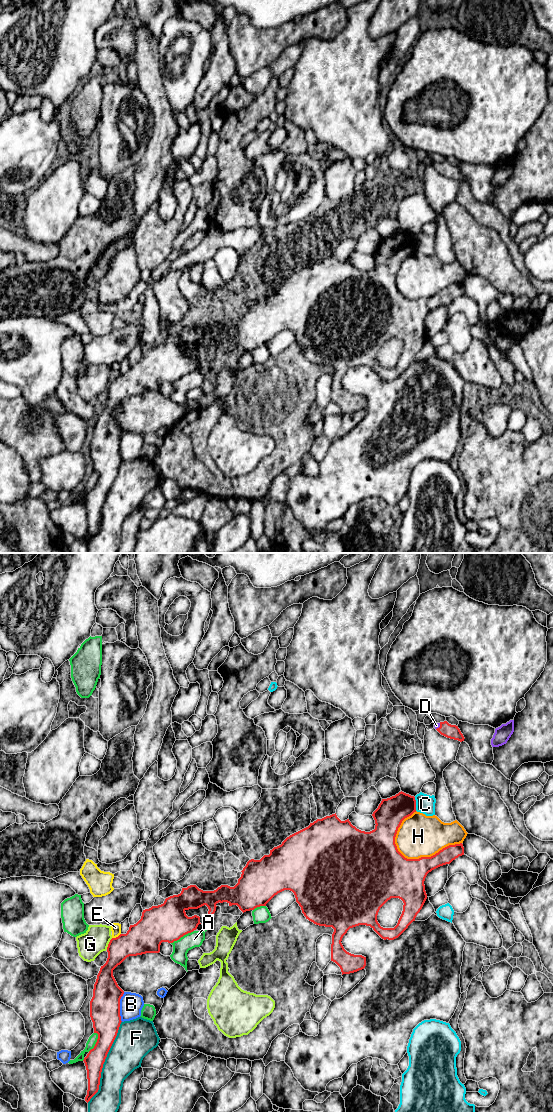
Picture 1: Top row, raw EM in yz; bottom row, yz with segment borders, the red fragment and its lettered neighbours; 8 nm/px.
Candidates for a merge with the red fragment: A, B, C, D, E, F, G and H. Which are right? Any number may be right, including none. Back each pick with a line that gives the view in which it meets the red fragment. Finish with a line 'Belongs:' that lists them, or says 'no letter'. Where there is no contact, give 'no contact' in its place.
D: meets red in yz
Belongs: D

